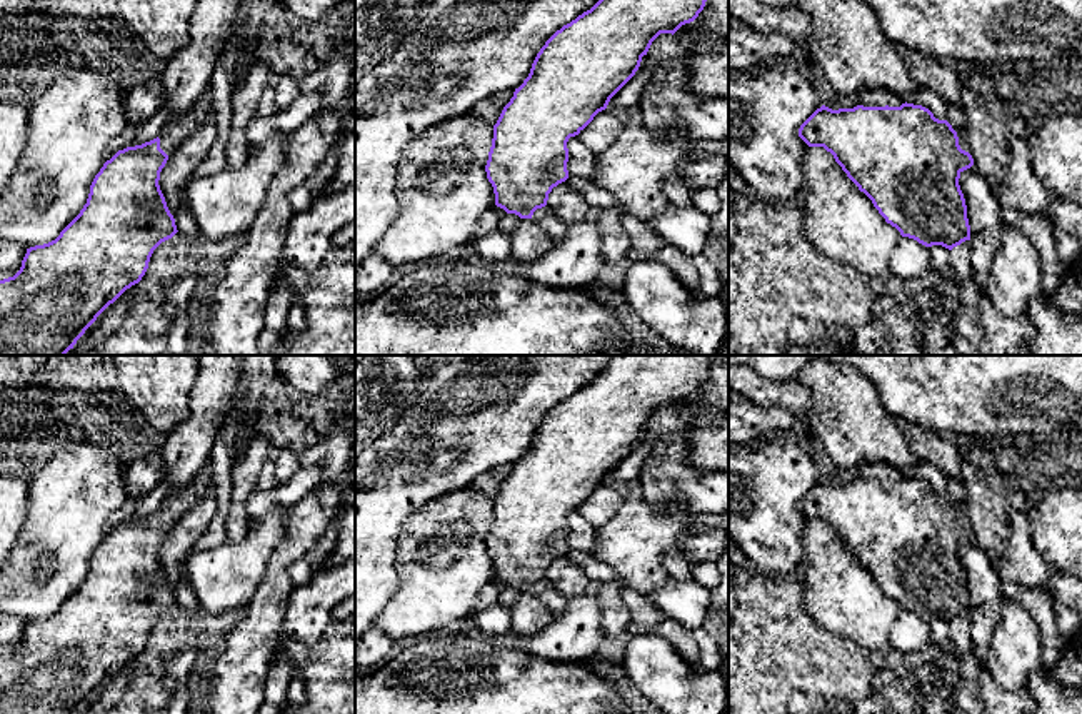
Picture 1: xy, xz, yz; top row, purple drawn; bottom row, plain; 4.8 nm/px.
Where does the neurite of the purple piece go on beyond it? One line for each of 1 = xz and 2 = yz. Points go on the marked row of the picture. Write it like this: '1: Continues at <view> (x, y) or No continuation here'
1: Continues at xz (552, 226)
2: Continues at yz (962, 140)

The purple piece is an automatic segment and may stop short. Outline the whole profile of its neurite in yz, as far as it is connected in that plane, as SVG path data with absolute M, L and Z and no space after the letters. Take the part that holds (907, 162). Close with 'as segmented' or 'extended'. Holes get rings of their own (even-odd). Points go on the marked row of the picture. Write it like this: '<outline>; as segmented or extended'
M914 103L900 107L817 108L799 128L809 147L824 147L847 177L864 192L902 237L925 247L949 250L970 240L967 205L959 185L960 173L974 165L965 132L957 133L947 120Z; extended

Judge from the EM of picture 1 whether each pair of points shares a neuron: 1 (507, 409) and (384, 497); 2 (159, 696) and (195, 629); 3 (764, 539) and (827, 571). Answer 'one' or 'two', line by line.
1: one
2: one
3: two

